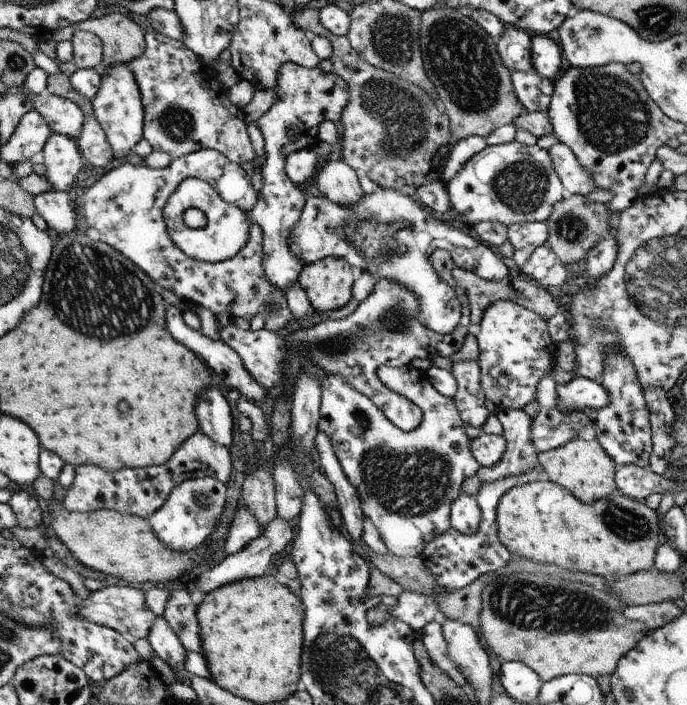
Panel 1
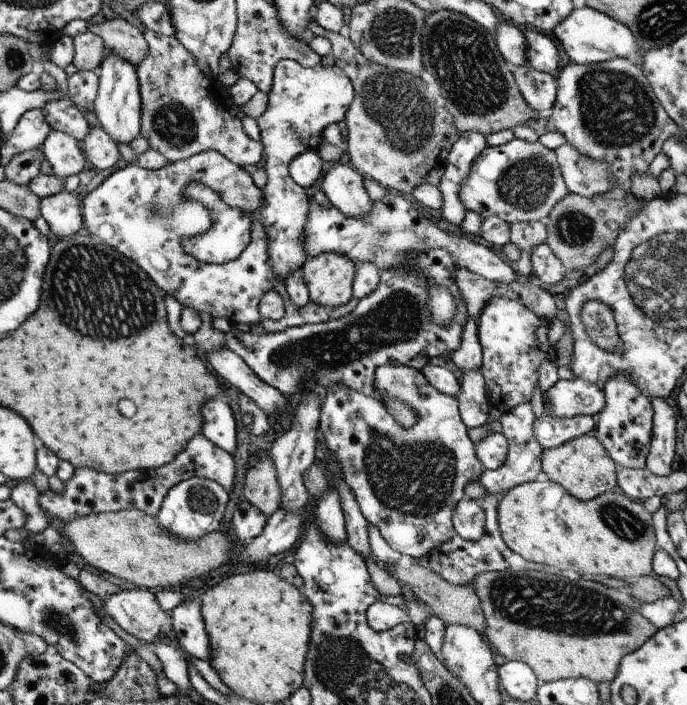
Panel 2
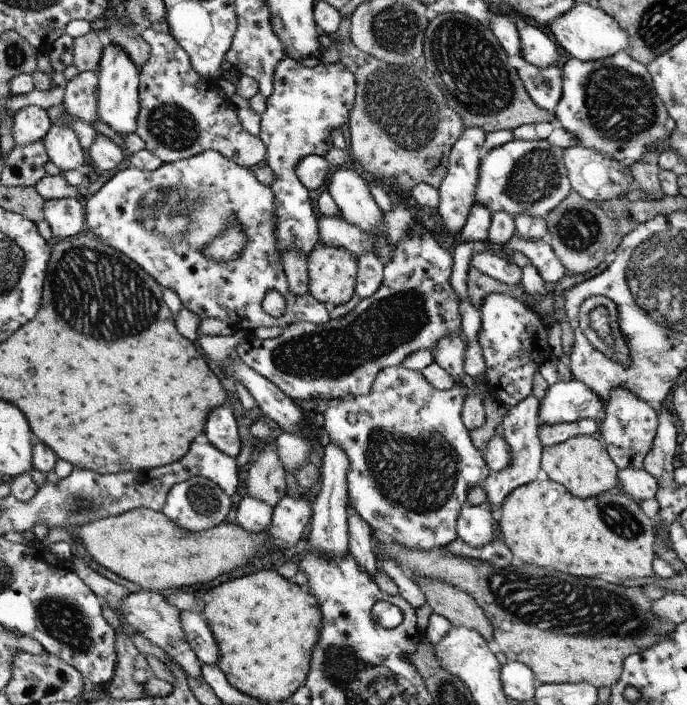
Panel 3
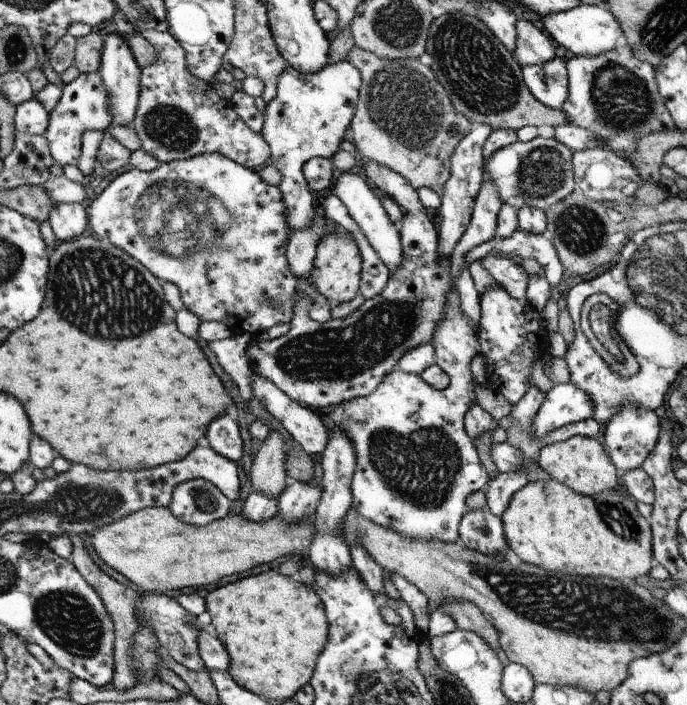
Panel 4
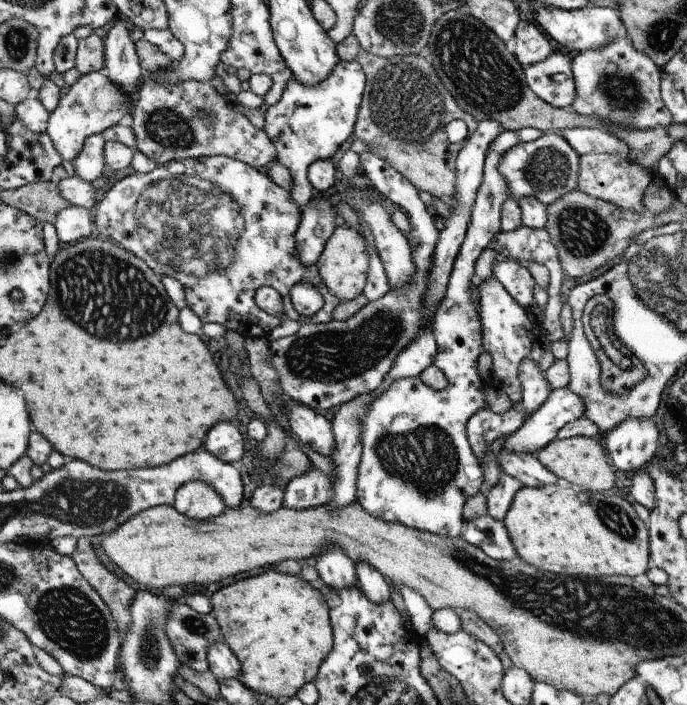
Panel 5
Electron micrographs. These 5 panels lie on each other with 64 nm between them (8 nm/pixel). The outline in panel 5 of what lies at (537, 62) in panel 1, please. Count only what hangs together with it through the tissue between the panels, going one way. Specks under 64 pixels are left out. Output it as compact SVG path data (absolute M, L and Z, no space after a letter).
M527 20L518 23L514 36L506 44L524 68L548 58L554 52L550 38L535 22Z

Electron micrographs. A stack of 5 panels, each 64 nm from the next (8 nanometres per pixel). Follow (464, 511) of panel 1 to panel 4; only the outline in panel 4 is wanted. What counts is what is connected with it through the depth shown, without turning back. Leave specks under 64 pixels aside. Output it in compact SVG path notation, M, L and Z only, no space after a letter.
M488 505L465 513L459 524L459 541L468 548L492 557L505 556L509 549L502 519L494 516Z

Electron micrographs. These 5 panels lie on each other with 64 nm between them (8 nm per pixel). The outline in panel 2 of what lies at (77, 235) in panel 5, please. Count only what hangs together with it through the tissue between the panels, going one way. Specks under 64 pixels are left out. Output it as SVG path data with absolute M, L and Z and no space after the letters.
M62 191L40 198L41 216L55 239L65 239L85 230L81 192Z

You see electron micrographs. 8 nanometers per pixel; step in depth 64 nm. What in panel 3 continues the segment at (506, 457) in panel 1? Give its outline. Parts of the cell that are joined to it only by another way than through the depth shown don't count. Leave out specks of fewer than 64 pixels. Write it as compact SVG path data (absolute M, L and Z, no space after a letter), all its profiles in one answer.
M530 394L524 400L511 407L501 422L502 428L504 428L505 441L511 448L511 464L504 470L491 472L482 486L487 496L487 503L496 516L501 510L503 500L512 491L515 491L519 486L536 481L536 474L541 468L541 454L543 451L538 434L540 403L535 395Z

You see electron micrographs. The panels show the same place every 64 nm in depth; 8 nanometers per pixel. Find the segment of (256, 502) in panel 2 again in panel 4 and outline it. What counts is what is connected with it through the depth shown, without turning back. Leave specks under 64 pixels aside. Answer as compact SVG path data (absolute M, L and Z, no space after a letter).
M272 431L266 440L256 444L255 455L251 466L251 482L255 491L263 492L278 498L284 487L289 483L285 473L286 445L282 434Z

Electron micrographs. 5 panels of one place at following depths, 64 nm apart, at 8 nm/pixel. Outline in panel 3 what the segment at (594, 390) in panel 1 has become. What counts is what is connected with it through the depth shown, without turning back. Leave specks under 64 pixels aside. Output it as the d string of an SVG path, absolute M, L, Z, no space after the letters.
M554 381L539 404L540 425L573 423L580 419L595 419L604 411L604 402L583 382Z

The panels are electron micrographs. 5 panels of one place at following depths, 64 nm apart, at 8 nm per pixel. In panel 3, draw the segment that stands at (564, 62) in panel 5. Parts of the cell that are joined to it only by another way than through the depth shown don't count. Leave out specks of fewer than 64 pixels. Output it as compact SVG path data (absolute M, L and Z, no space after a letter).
M526 64L516 72L531 100L543 105L550 114L554 113L562 96L562 70L558 66L538 68Z

